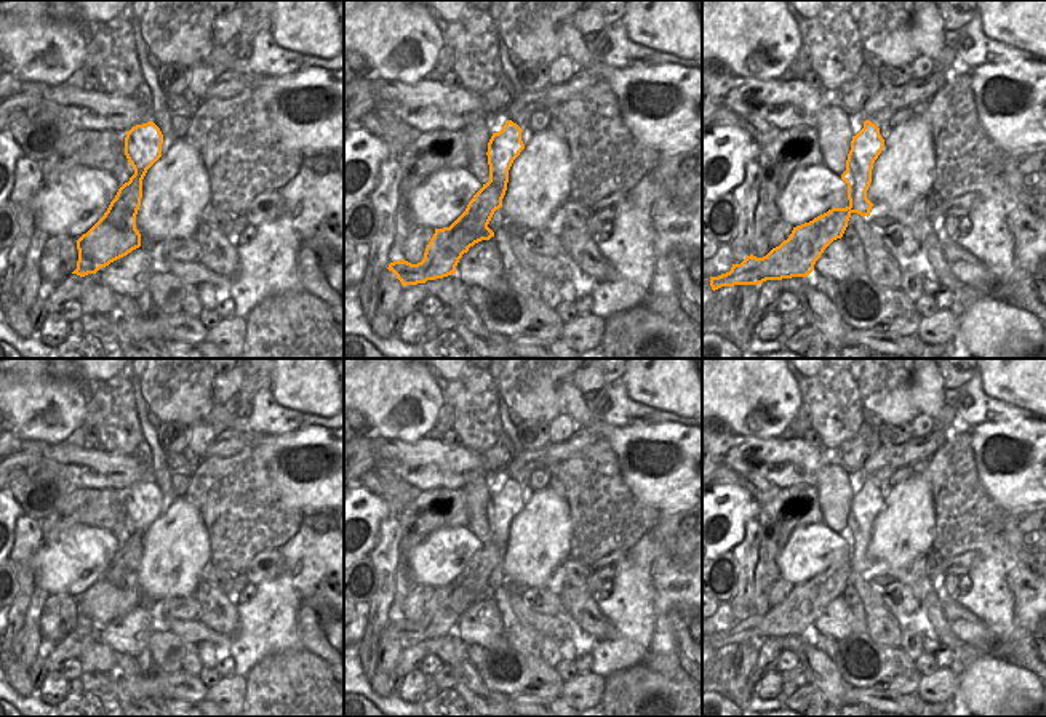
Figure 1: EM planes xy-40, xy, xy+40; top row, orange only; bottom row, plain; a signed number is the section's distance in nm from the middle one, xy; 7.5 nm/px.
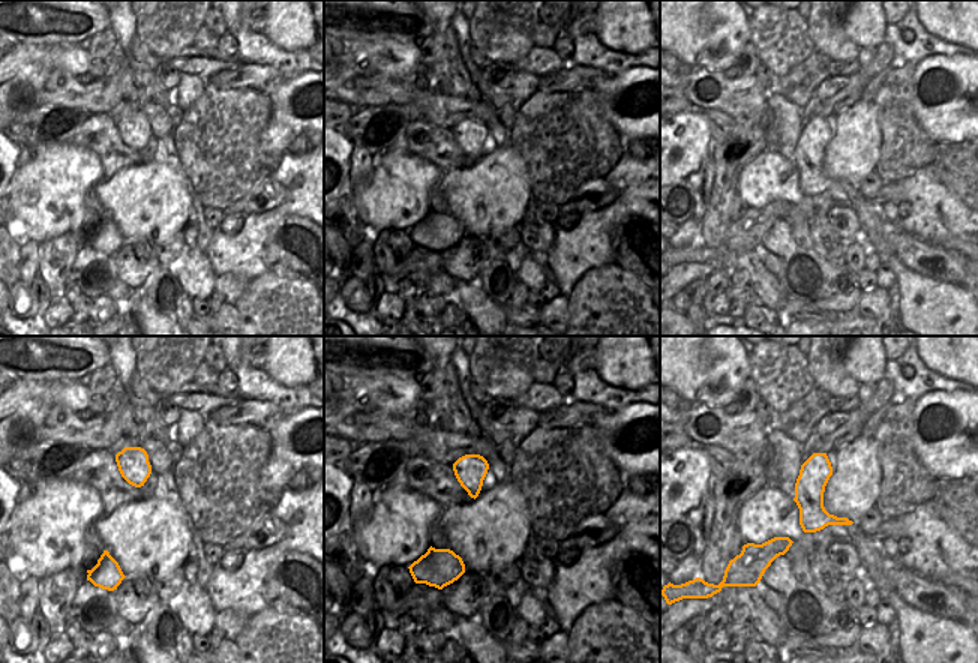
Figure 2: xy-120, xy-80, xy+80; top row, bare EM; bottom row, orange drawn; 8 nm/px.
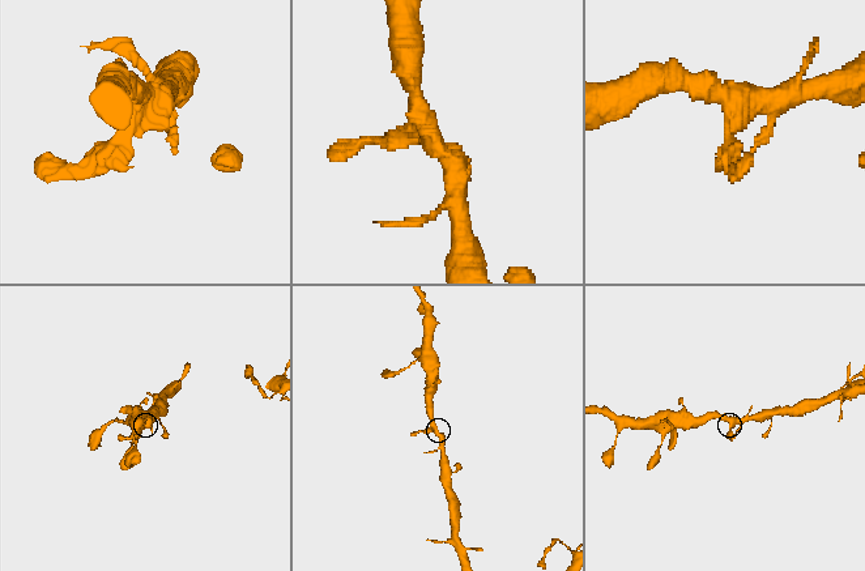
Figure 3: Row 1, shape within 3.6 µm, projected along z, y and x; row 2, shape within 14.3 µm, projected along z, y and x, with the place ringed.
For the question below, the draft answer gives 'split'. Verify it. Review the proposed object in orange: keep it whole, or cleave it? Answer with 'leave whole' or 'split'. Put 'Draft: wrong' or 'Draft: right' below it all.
leave whole
Draft: wrong

